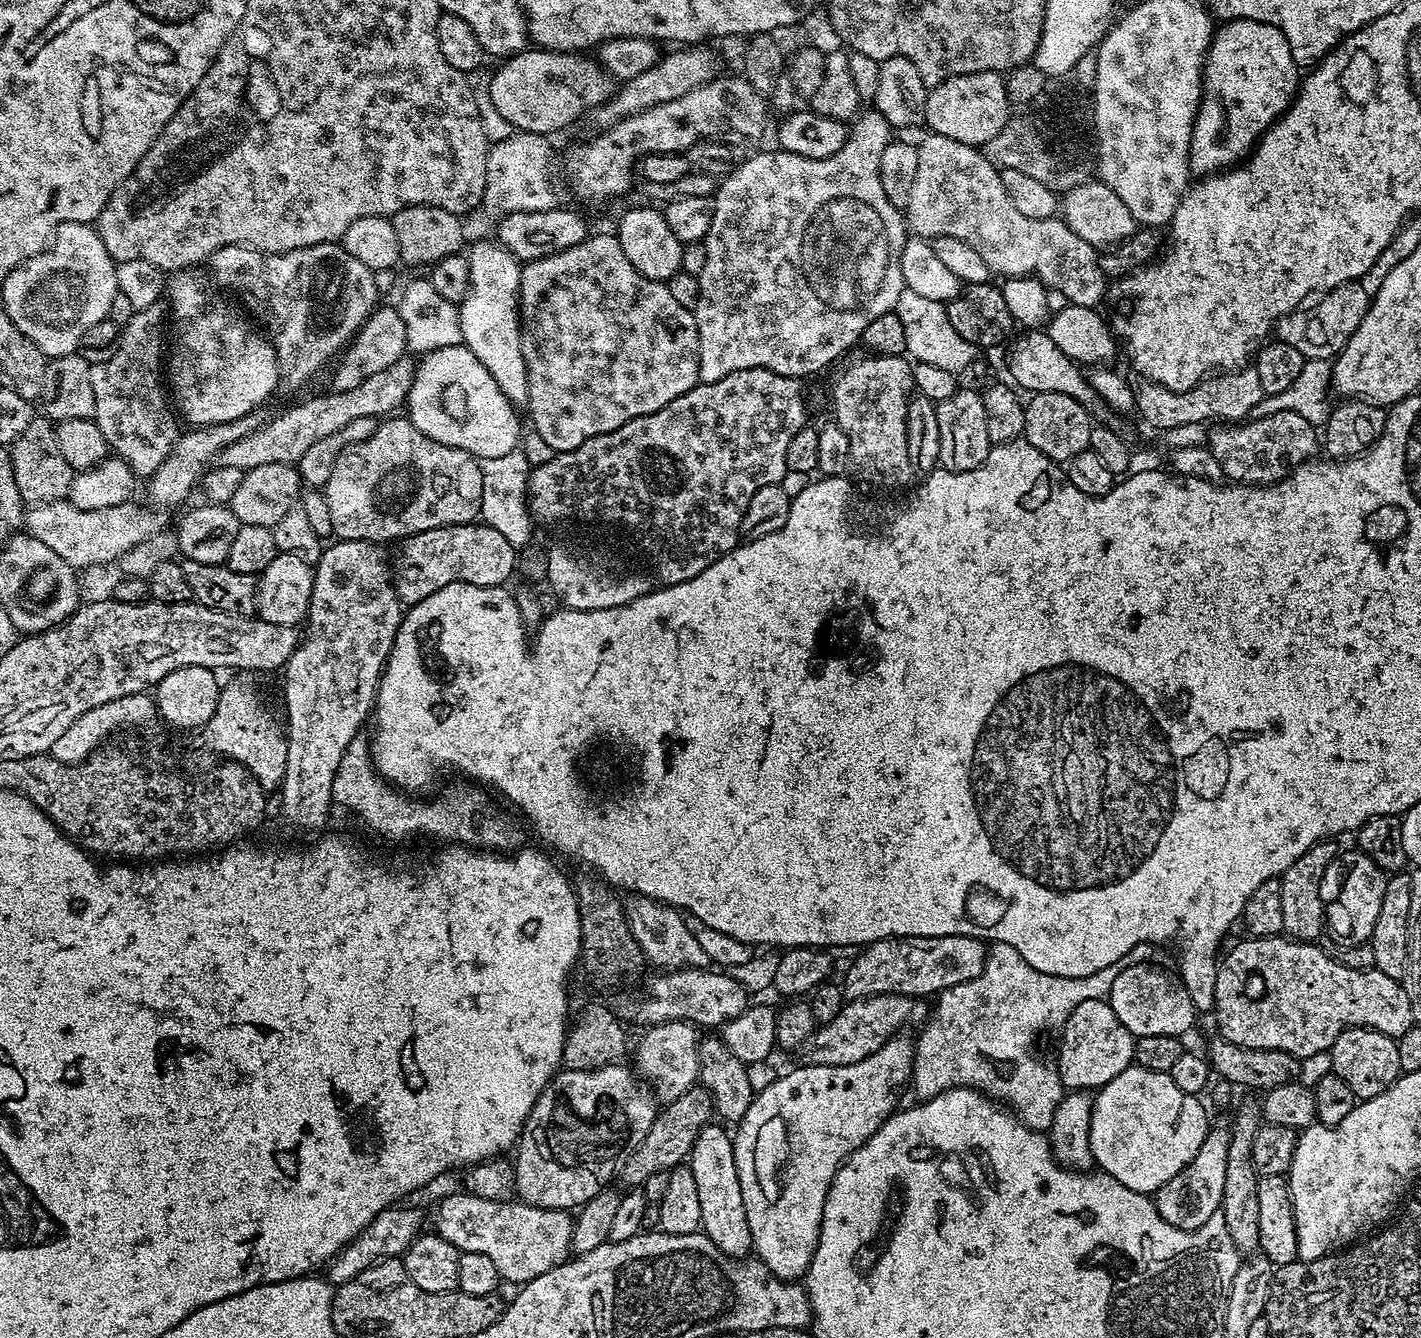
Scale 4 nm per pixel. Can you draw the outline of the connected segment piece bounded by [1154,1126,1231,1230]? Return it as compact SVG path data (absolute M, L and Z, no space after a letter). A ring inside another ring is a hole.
M1209 1127L1206 1138L1194 1154L1194 1158L1166 1186L1162 1186L1154 1193L1156 1209L1170 1226L1178 1226L1178 1230L1198 1230L1210 1222L1210 1218L1220 1211L1222 1189L1226 1186L1226 1150L1230 1150L1231 1131L1227 1127Z

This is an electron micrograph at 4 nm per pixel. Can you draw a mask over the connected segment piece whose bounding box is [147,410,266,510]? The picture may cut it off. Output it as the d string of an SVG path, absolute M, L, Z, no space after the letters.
M257 410L234 422L205 424L188 430L192 432L185 431L170 450L166 462L162 462L162 466L158 466L156 473L147 481L148 492L152 495L151 503L164 510L172 510L175 504L182 503L192 491L195 493L204 473L210 467L210 462L215 461L220 452L226 450L226 446L230 446L230 442L238 442L238 438L246 438L246 434L250 434L265 423L266 416L262 413L263 411Z

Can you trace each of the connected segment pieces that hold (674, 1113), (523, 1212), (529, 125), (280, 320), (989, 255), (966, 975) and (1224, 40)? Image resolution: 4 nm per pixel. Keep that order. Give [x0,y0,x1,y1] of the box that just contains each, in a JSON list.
[[618,1086,713,1186],[435,1190,573,1286],[489,47,618,136],[210,243,378,395],[906,134,1106,308],[842,936,989,1000],[1189,18,1301,178]]

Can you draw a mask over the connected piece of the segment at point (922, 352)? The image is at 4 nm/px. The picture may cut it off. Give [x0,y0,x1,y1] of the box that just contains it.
[894,290,978,374]

